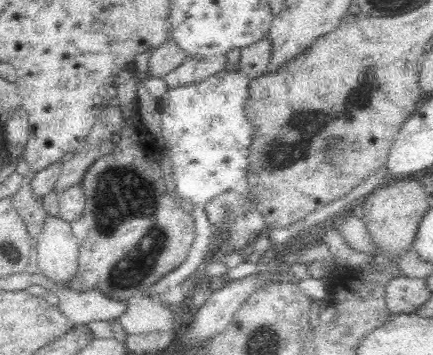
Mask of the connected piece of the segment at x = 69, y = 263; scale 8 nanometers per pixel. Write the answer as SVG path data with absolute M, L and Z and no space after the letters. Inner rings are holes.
M48 215L36 238L38 271L53 284L69 288L79 257L78 240L72 233L71 223Z

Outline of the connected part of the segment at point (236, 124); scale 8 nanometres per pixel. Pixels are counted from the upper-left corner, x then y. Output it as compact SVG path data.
M222 70L218 74L198 83L188 84L174 88L167 92L164 99L159 100L159 110L162 119L163 146L162 150L169 155L171 166L174 170L174 180L170 180L170 186L176 188L176 198L180 198L183 205L192 204L198 206L202 202L204 206L216 196L228 192L234 188L234 184L244 178L246 174L246 156L248 148L252 144L252 121L246 116L246 102L250 92L252 79L248 74L240 70Z

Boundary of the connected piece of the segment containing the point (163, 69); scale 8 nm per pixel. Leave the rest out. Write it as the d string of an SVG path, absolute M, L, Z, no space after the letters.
M164 41L150 52L148 60L148 79L164 78L184 63L187 54L173 41Z

